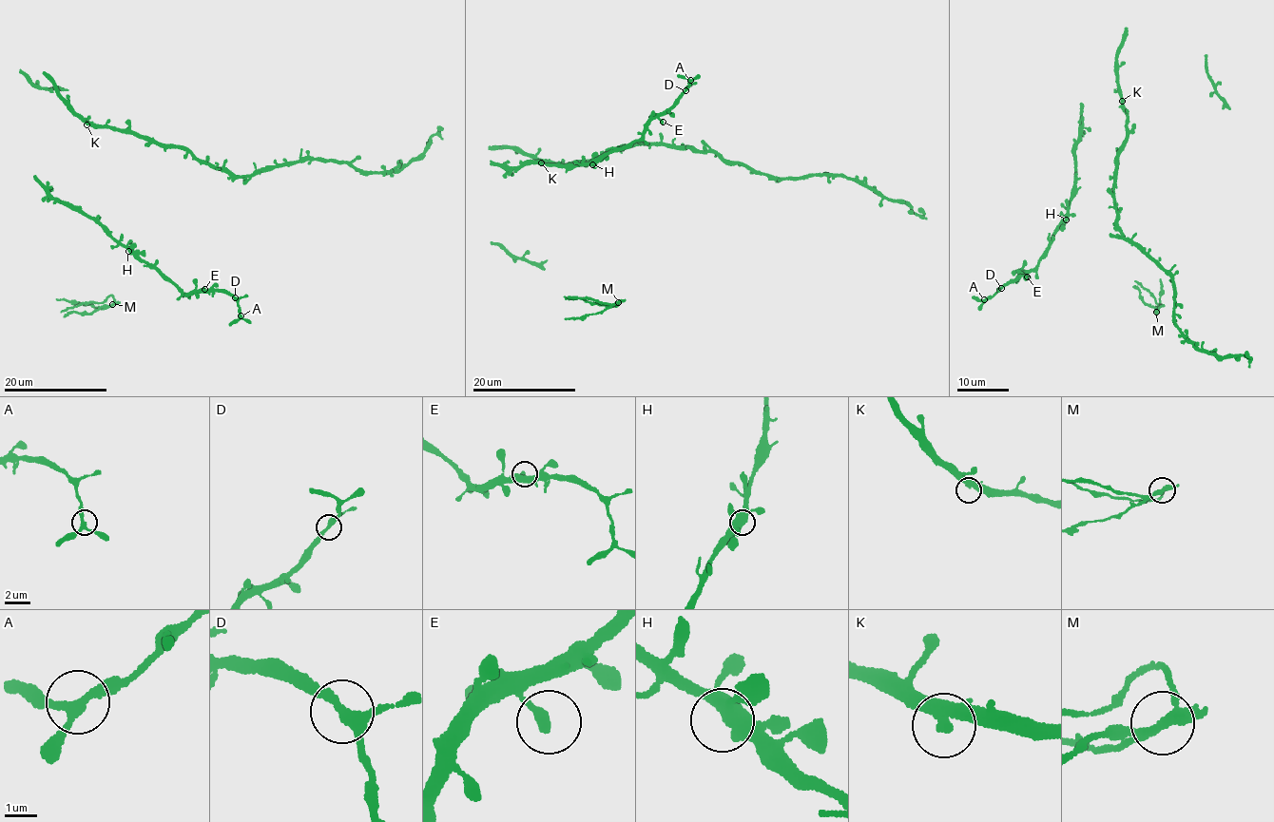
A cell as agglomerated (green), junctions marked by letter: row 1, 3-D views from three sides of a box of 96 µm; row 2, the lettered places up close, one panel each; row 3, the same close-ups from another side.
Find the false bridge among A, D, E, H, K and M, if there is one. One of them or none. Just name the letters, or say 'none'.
M

